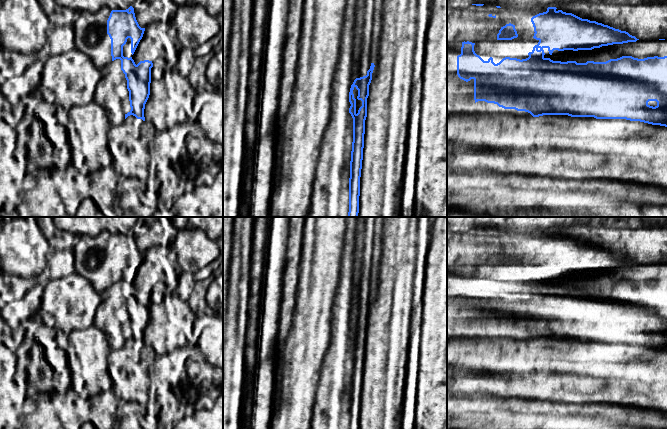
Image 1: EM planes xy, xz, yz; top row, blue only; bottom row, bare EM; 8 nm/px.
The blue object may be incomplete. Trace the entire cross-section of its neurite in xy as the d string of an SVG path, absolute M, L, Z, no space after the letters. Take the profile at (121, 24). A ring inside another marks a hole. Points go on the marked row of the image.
M130 6L126 10L111 11L107 20L107 34L111 39L112 61L116 59L121 60L121 70L125 74L125 78L127 80L131 110L125 114L125 119L128 116L133 115L137 119L142 119L145 121L144 109L150 95L151 68L162 65L174 59L179 59L179 49L181 46L177 41L177 29L174 25L174 21L172 20L168 23L150 23L146 28L141 28L136 20L134 8Z

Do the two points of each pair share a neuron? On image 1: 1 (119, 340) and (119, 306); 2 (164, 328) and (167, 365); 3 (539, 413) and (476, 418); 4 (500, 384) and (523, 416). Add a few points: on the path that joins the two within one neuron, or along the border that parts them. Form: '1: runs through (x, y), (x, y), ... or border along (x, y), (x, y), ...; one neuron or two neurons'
1: runs through (119, 332), (119, 314); one neuron
2: border along (186, 345), (157, 356); two neurons
3: runs through (523, 418), (492, 418); one neuron
4: border along (507, 398), (531, 398), (533, 400); two neurons

